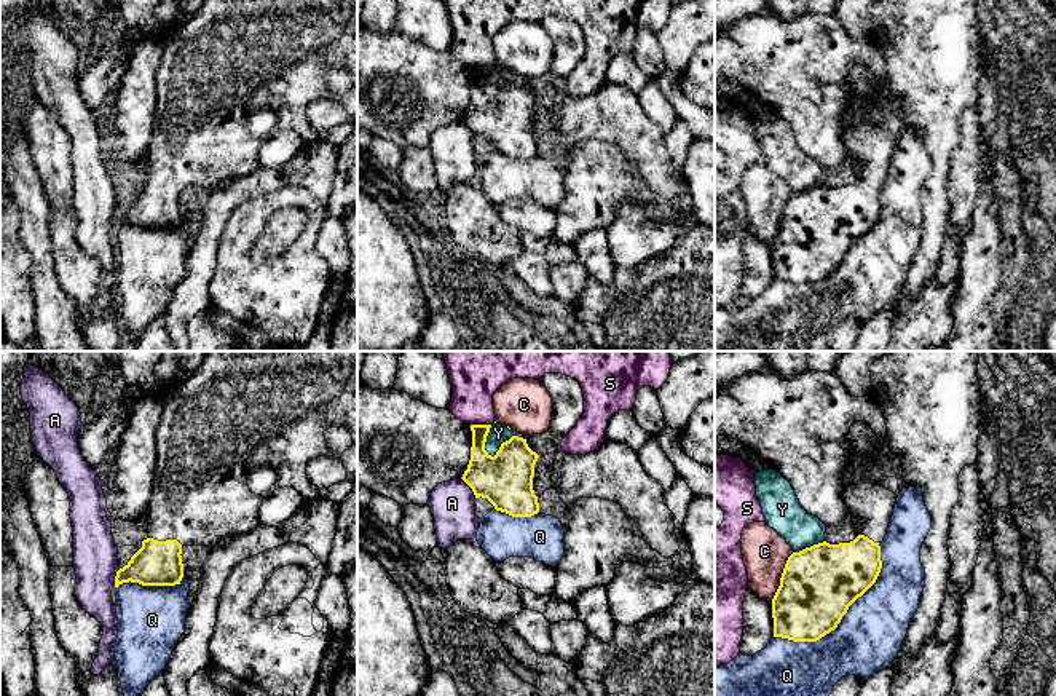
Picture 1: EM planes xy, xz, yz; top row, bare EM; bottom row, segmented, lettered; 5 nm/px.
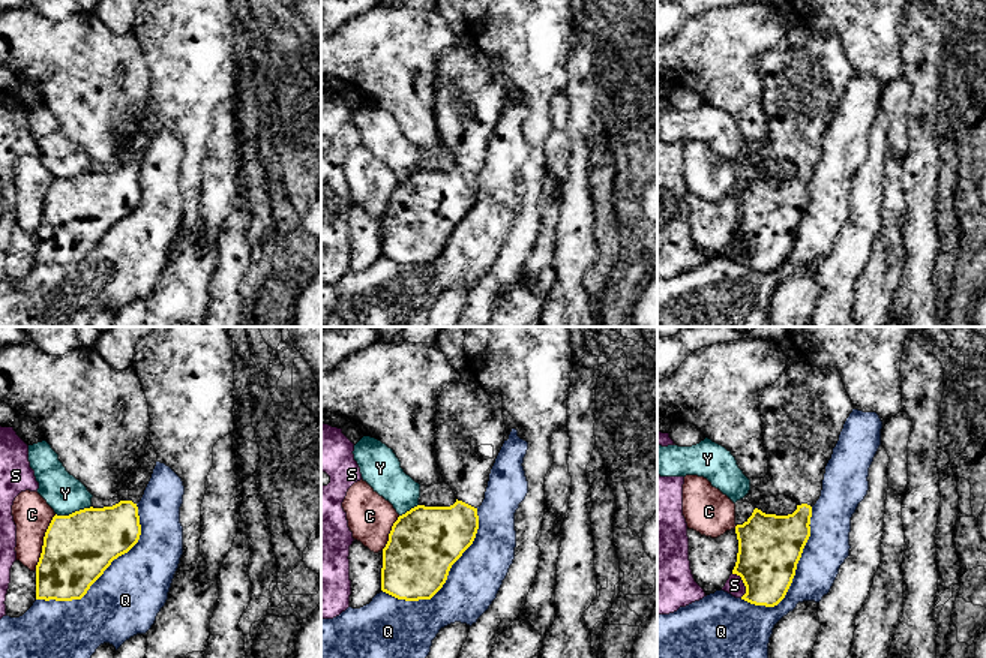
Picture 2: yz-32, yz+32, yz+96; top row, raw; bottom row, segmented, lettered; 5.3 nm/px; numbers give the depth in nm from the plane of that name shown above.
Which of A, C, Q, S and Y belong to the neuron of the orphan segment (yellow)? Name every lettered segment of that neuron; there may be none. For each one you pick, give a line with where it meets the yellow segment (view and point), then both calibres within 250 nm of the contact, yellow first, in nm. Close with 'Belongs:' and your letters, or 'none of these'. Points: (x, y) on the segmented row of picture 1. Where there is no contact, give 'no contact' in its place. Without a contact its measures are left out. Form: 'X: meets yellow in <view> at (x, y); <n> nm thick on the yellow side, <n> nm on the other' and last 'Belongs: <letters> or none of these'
Belongs: none of these

